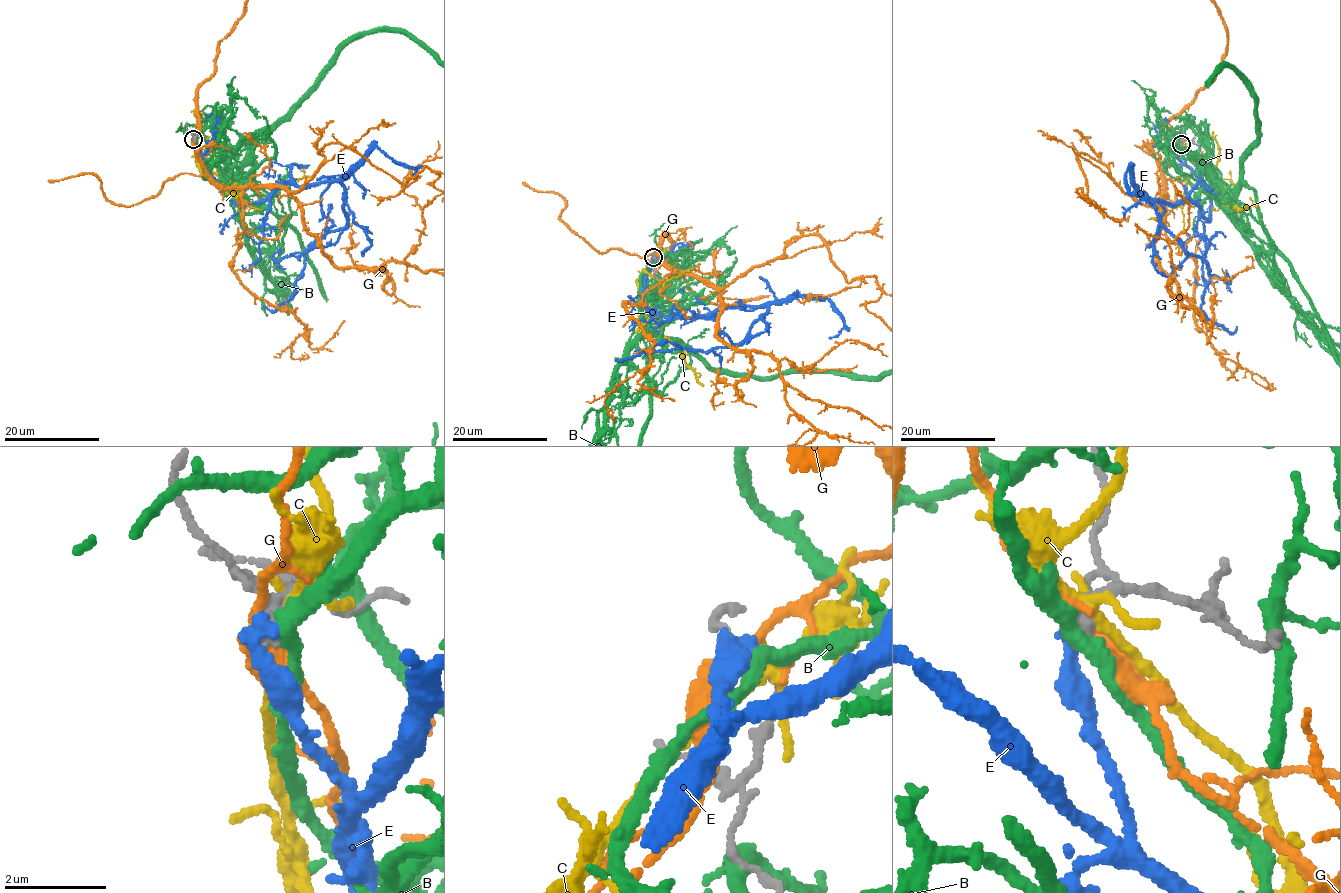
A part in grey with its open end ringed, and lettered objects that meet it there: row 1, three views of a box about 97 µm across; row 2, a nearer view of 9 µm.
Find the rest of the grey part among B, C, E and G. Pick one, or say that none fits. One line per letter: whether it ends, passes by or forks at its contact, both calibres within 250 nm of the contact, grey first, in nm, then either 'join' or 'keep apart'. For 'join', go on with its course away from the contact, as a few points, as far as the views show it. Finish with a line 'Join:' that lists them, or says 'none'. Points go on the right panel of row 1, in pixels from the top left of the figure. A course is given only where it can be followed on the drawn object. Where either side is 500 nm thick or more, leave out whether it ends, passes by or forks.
B: it passes by | 240/320 nm | keep apart
C: it forks | 200/190 nm | keep apart
E: it ends | 240/320 nm | join
G: it passes by | 260/190 nm | keep apart
Join: E

